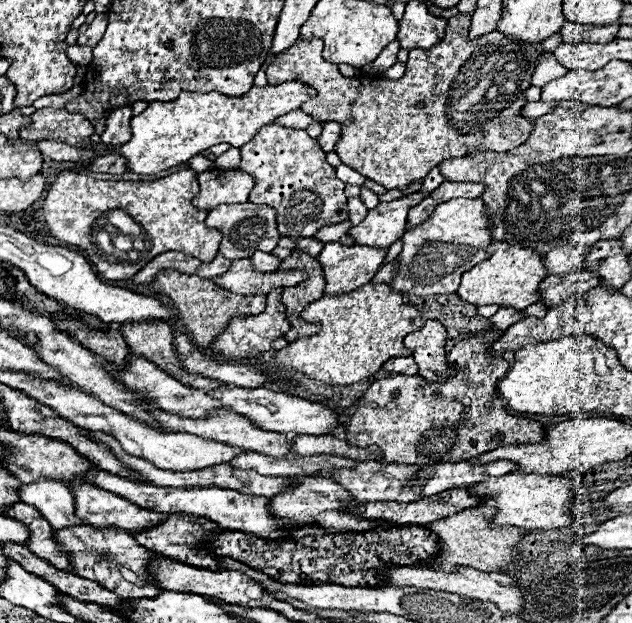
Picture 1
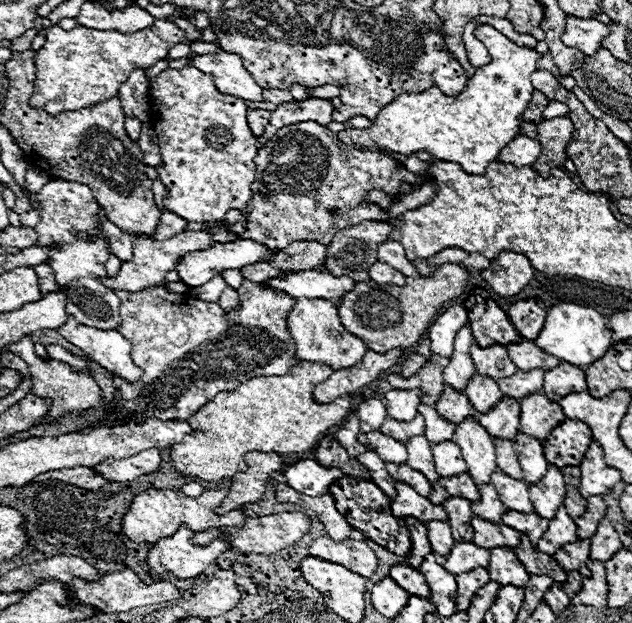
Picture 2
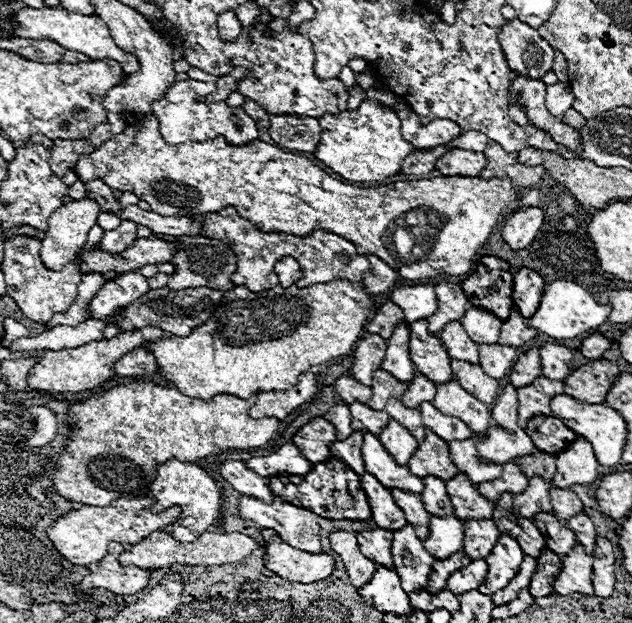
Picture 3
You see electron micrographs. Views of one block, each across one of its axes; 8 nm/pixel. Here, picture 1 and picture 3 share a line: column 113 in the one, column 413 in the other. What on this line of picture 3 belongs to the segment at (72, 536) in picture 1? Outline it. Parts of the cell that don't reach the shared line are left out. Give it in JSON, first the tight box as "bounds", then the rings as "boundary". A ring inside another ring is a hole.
{"bounds":[392,524,434,592],"boundary":[[[410,524],[400,530],[394,530],[392,560],[394,572],[398,572],[402,588],[406,592],[416,592],[428,586],[434,556],[426,552],[422,540],[414,534],[414,528]]]}

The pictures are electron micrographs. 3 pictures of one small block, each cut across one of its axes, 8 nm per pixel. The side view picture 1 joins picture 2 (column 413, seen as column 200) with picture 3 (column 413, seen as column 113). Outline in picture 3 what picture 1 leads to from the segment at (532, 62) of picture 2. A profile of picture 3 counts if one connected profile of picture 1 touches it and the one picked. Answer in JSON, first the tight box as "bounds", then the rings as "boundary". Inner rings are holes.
{"bounds":[314,100,414,182],"boundary":[[[364,100],[354,112],[322,116],[318,122],[322,132],[314,156],[346,180],[382,182],[384,178],[398,174],[402,160],[414,152],[414,146],[400,134],[400,118],[382,108],[376,100]]]}

